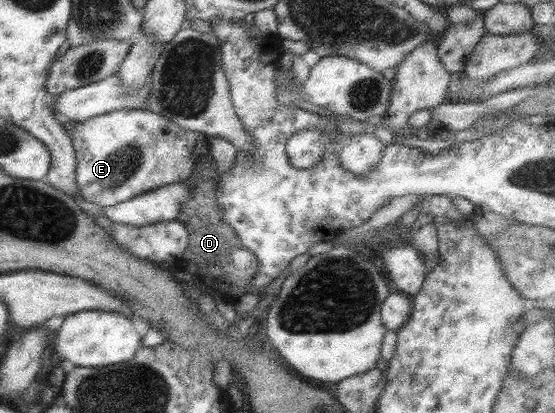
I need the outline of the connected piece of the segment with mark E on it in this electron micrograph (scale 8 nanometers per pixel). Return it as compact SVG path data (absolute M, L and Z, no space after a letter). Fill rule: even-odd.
M120 108L81 122L62 121L75 151L75 182L78 195L88 203L111 207L131 197L187 179L196 158L207 153L206 135L186 131L164 116L146 110Z

